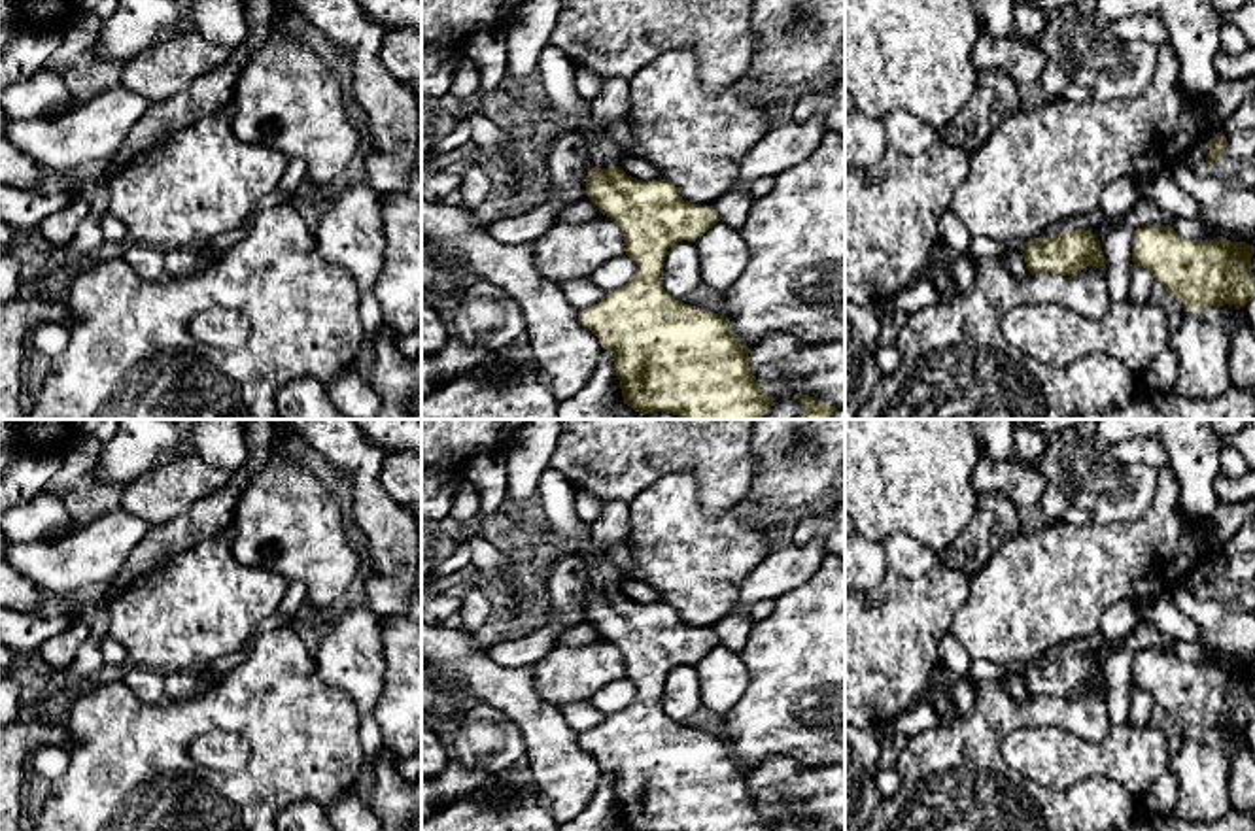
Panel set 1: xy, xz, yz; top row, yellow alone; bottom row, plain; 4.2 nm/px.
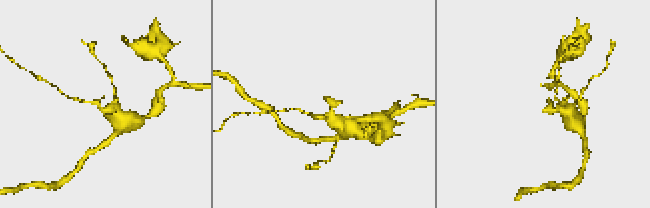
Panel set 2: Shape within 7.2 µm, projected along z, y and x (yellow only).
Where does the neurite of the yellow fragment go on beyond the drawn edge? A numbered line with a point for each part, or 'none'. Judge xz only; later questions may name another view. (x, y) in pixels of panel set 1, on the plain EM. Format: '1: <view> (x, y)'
1: xz (613, 525)

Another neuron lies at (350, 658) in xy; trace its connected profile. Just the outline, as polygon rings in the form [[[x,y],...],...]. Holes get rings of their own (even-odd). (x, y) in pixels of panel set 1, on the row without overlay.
[[[367,599],[333,618],[314,653],[319,676],[346,691],[359,714],[372,714],[384,689],[380,621]]]

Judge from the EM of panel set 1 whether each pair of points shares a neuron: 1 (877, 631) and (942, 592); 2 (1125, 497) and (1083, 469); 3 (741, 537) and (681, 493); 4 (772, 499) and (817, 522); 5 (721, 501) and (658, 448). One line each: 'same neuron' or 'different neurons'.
1: same neuron
2: same neuron
3: same neuron
4: different neurons
5: same neuron

